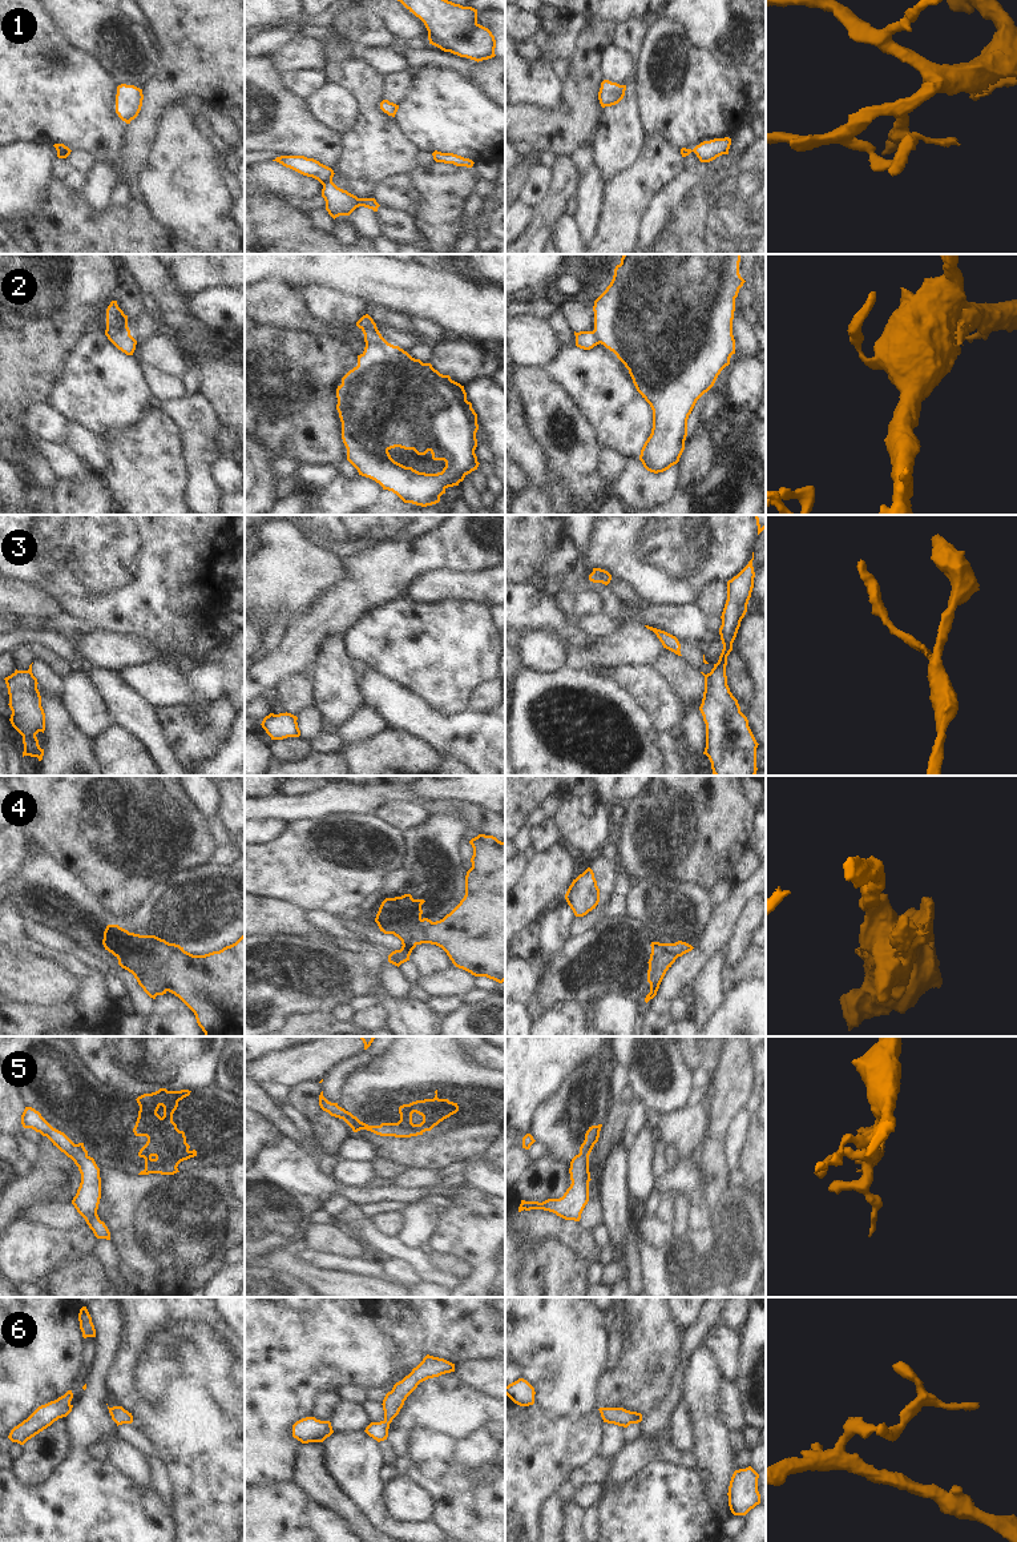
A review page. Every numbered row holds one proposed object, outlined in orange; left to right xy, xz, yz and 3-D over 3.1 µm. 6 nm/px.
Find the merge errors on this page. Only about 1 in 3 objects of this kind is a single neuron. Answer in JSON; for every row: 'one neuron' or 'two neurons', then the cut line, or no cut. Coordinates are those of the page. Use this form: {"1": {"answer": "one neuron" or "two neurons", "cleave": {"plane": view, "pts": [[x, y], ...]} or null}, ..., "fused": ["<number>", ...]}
{"1": {"answer": "two neurons", "cleave": {"plane": "xz", "pts": [[331, 180], [323, 185]]}}, "2": {"answer": "two neurons", "cleave": {"plane": "xy", "pts": [[105, 331], [120, 337], [130, 337]]}}, "3": {"answer": "two neurons", "cleave": {"plane": "xy", "pts": [[28, 669], [37, 683]]}}, "4": {"answer": "two neurons", "cleave": {"plane": "xy", "pts": [[185, 951], [176, 951], [169, 958], [165, 973], [166, 990]]}}, "5": {"answer": "two neurons", "cleave": {"plane": "yz", "pts": [[580, 1152], [588, 1156]]}}, "6": {"answer": "one neuron", "cleave": null}, "fused": ["1", "2", "3", "4", "5"]}

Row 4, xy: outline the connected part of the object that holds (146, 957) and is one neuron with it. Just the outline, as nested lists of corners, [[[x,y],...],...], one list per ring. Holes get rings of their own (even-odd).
[[[108,925],[104,931],[102,945],[105,950],[112,953],[117,959],[118,965],[132,973],[137,979],[138,985],[144,991],[153,999],[157,995],[164,995],[169,990],[165,979],[169,958],[174,953],[185,953],[183,947],[175,943],[169,943],[156,935],[140,935],[129,933],[118,925]]]

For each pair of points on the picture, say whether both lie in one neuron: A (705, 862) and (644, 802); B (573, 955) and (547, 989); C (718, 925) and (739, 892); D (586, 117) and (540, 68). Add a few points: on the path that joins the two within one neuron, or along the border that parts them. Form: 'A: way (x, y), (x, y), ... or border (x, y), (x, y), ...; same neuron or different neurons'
A: way (690, 848), (658, 817); same neuron
B: way (566, 963), (555, 981); same neuron
C: way (725, 917), (737, 900); same neuron
D: border (563, 83), (561, 99), (556, 104), (532, 103); different neurons

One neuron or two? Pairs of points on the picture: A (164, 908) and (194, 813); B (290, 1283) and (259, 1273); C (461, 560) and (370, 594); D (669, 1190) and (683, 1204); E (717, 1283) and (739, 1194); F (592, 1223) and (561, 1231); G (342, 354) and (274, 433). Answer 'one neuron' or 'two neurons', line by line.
A: two neurons
B: one neuron
C: one neuron
D: two neurons
E: one neuron
F: two neurons
G: one neuron

